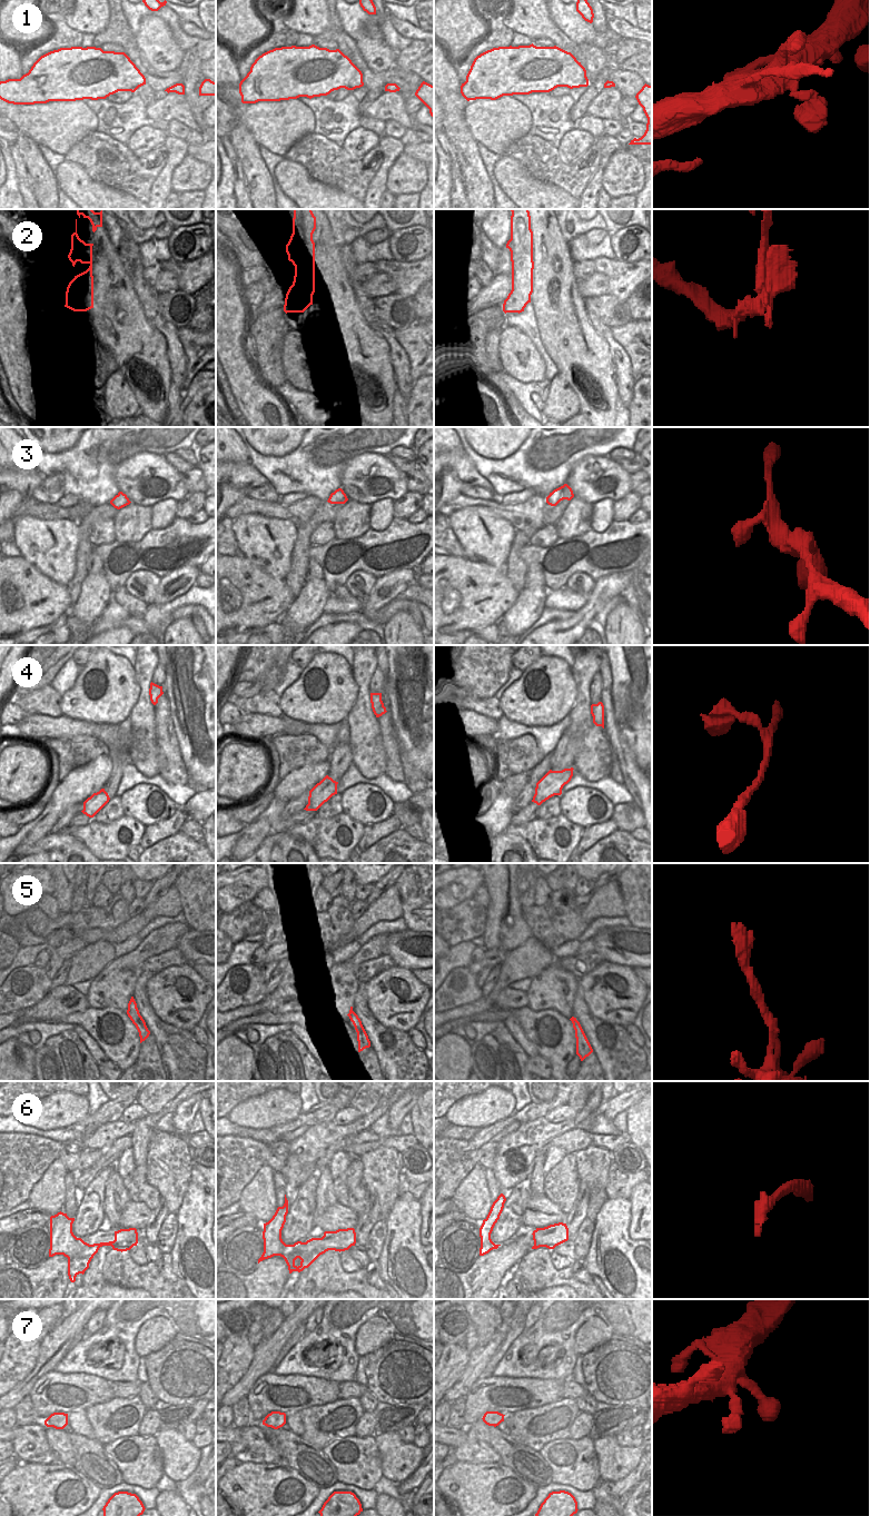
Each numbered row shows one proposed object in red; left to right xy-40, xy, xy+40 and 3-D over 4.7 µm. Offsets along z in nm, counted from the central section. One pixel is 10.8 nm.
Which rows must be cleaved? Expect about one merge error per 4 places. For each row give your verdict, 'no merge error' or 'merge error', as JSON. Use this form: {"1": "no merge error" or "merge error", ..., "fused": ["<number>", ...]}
{"1": "no merge error", "2": "merge error", "3": "no merge error", "4": "no merge error", "5": "no merge error", "6": "merge error", "7": "no merge error", "fused": ["2", "6"]}

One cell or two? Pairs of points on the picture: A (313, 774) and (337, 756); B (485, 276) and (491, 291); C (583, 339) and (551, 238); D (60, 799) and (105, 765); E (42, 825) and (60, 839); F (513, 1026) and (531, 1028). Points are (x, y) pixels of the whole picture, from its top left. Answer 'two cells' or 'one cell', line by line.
A: two cells
B: two cells
C: one cell
D: one cell
E: two cells
F: two cells

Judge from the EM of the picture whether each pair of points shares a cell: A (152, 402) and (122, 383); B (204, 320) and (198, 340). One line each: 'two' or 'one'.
A: two
B: two

